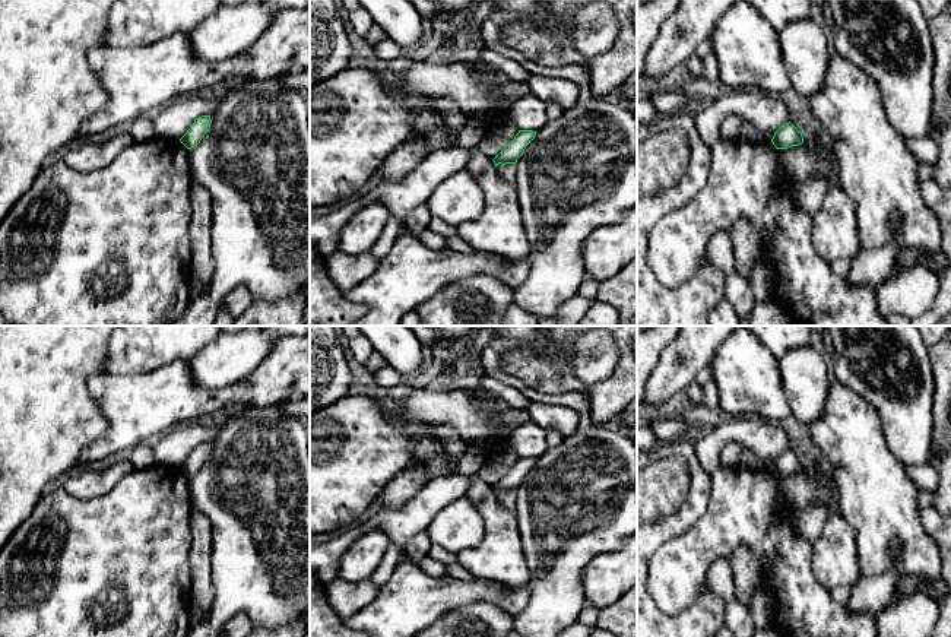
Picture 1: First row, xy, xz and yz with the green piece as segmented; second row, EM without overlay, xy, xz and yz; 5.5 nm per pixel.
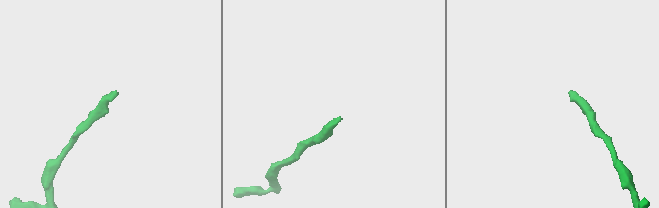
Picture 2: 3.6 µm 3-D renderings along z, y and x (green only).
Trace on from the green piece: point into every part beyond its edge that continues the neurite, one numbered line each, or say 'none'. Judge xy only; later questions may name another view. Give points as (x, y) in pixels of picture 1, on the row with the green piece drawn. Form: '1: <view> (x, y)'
none

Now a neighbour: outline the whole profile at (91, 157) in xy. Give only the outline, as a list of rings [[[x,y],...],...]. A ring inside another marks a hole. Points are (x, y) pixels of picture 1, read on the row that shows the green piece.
[[[130,133],[117,134],[105,143],[72,148],[63,161],[76,171],[93,171],[110,165],[134,139]]]

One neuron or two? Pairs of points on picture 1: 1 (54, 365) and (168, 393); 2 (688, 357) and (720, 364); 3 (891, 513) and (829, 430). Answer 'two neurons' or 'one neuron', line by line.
1: two neurons
2: two neurons
3: one neuron

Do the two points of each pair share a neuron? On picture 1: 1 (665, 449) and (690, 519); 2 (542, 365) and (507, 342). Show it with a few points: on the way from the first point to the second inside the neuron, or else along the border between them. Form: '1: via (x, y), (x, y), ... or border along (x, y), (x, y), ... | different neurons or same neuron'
1: via (687, 455), (697, 472), (697, 497) | same neuron
2: border along (541, 341), (514, 345), (503, 355), (500, 367) | different neurons

